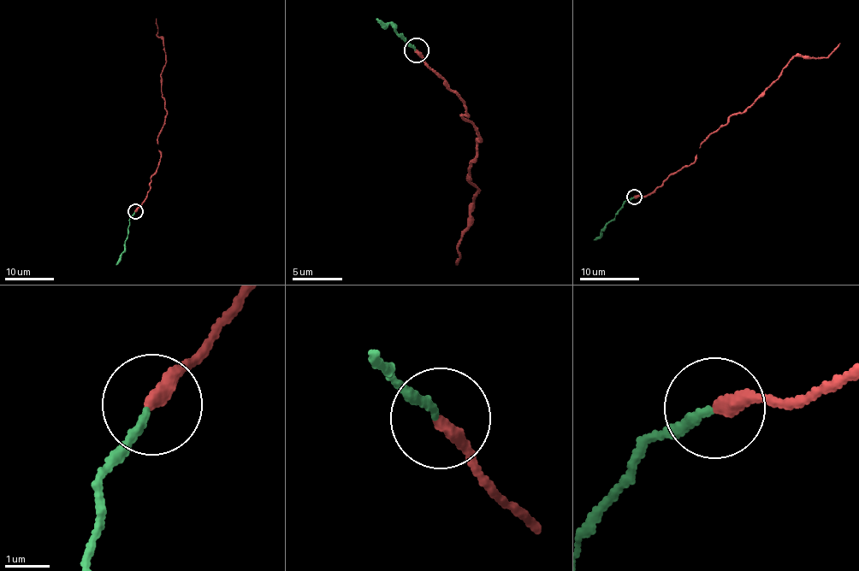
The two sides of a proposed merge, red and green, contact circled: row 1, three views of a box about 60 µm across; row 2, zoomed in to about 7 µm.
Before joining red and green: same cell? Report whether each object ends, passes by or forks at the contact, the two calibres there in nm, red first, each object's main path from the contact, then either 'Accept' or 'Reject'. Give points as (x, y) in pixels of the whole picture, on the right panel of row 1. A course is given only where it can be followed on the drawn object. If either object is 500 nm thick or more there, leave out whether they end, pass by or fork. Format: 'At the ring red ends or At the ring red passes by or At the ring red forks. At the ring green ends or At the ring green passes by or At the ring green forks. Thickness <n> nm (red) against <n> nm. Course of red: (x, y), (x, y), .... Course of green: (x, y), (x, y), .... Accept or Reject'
At the ring red ends. At the ring green ends. Thickness 320 nm (red) against 160 nm. Course of red: (633, 197), (652, 191), (694, 161), (704, 139), (732, 114), (743, 113), (796, 55), (826, 57), (839, 44). Course of green: (633, 197), (594, 239). Accept

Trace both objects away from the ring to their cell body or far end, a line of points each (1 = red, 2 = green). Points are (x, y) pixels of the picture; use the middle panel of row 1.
1: (415, 50), (458, 93), (468, 114), (462, 117), (481, 137), (467, 168), (469, 181), (479, 191), (457, 264)
2: (415, 50), (405, 42), (395, 28), (377, 19)

